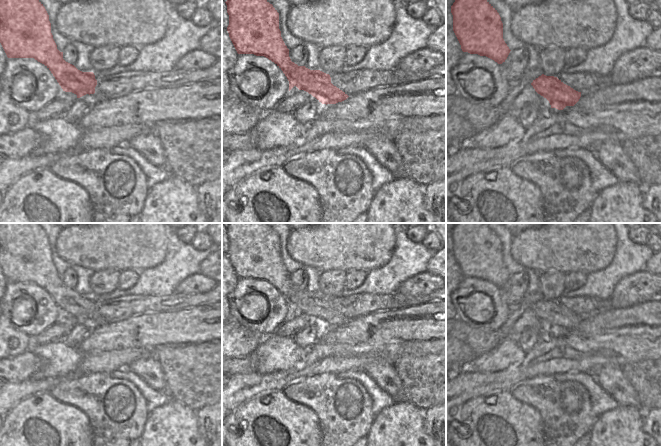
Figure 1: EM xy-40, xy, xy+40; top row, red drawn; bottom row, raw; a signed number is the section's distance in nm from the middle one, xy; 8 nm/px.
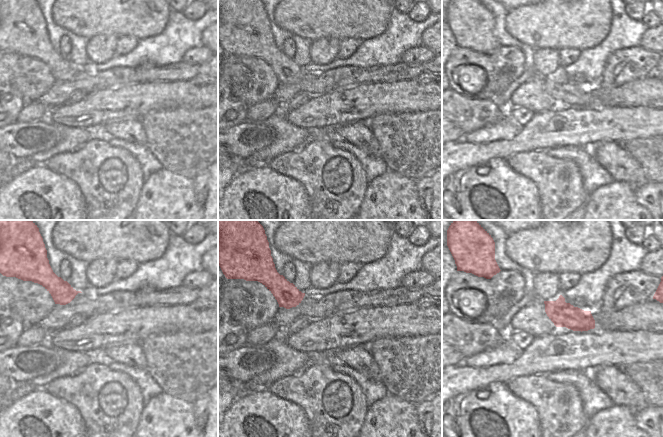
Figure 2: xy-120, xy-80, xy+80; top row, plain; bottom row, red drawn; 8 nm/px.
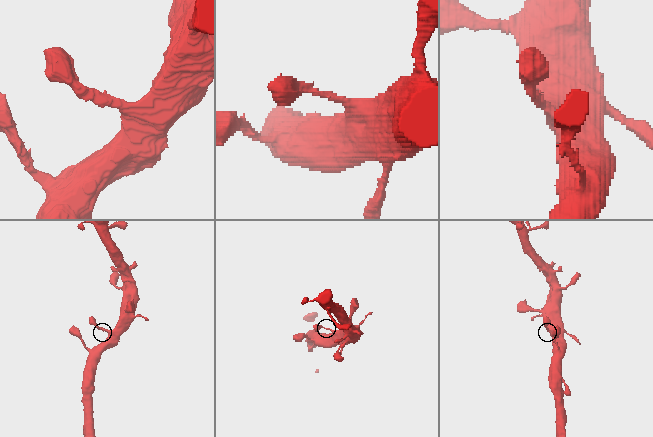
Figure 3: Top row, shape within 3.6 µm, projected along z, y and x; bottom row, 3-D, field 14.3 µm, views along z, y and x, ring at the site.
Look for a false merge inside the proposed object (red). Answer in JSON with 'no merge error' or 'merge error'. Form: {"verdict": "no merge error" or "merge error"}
{"verdict": "no merge error"}

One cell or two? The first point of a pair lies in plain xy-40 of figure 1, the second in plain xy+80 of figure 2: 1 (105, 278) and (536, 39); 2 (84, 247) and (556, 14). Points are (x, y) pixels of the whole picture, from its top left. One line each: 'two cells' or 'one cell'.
1: two cells
2: one cell

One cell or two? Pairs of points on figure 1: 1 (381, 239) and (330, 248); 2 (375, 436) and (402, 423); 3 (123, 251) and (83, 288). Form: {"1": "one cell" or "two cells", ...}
{"1": "one cell", "2": "one cell", "3": "two cells"}

